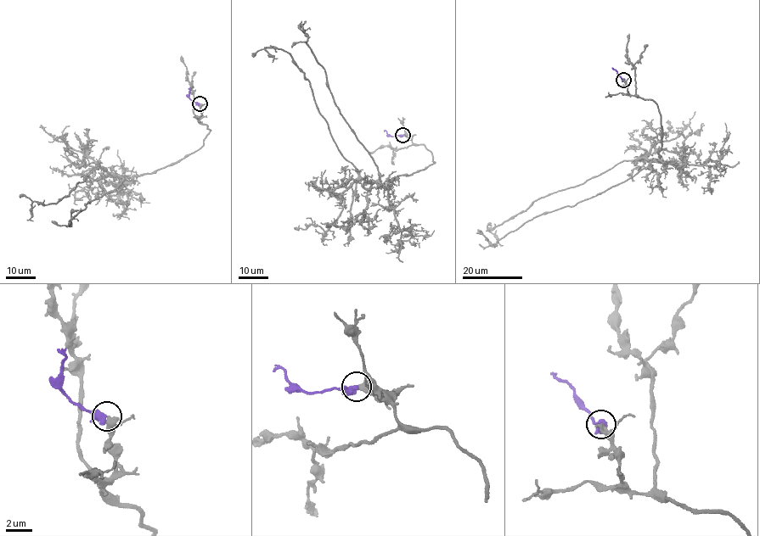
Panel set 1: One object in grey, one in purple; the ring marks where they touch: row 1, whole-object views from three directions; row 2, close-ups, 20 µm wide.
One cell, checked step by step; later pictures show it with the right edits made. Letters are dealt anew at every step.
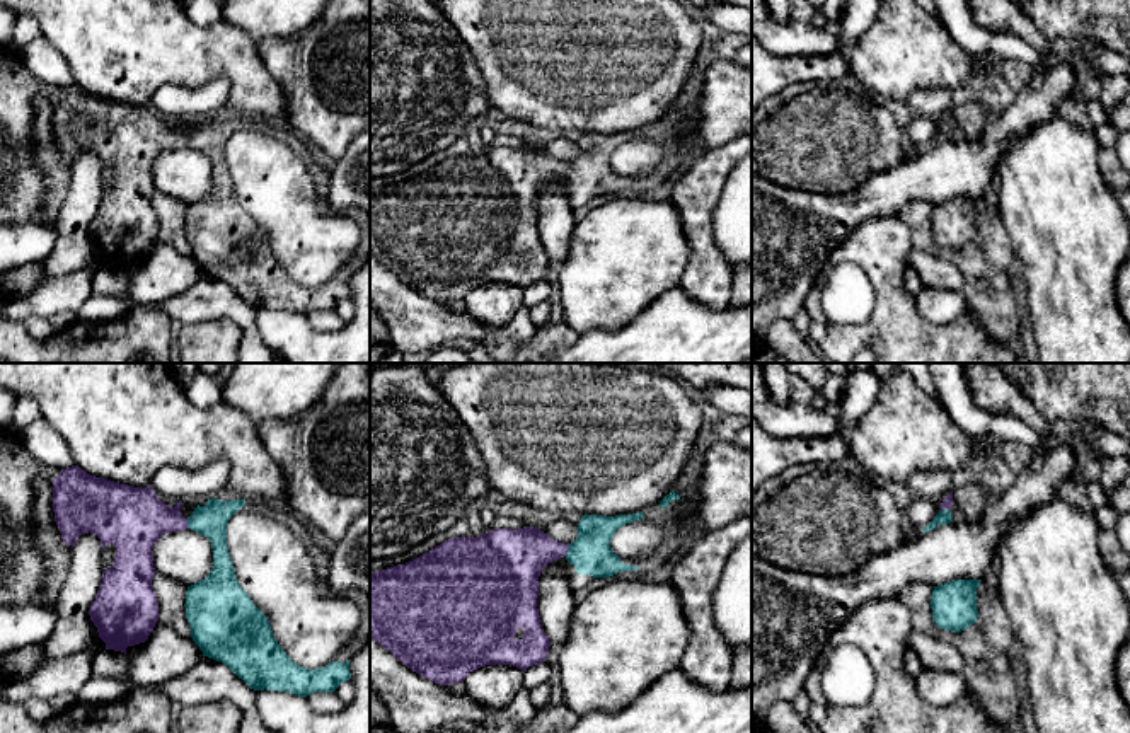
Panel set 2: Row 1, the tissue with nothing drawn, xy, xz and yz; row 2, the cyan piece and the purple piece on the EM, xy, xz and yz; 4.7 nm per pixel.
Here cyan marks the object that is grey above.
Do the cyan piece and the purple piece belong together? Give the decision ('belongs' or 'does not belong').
belongs

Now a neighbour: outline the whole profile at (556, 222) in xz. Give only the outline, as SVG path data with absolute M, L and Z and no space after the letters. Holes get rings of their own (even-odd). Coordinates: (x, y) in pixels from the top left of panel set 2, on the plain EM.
M566 174L549 181L539 194L537 227L540 242L551 261L564 261L569 254L576 227L573 208L568 201Z

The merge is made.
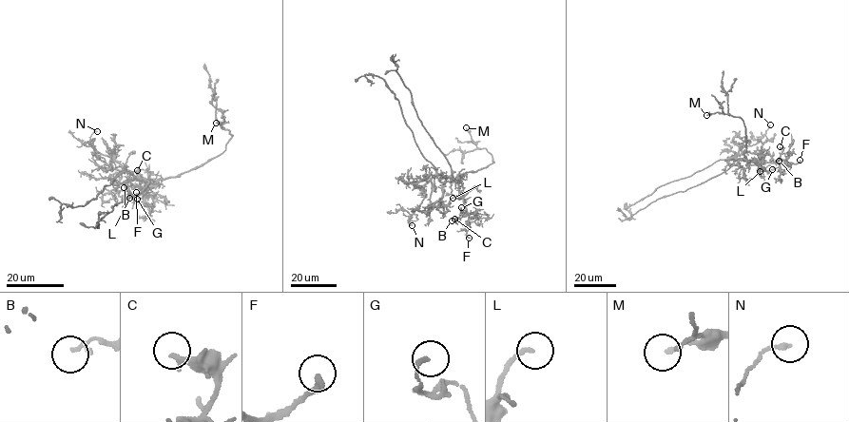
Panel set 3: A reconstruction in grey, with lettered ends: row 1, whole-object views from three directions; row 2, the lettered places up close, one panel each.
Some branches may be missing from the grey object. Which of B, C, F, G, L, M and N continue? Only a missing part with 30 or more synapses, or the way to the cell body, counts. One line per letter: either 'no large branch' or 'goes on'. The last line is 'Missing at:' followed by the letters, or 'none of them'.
B: no large branch
C: no large branch
F: goes on
G: no large branch
L: no large branch
M: no large branch
N: no large branch
Missing at: F

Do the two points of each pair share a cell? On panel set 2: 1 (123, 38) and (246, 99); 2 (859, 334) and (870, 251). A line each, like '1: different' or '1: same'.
1: same
2: same

